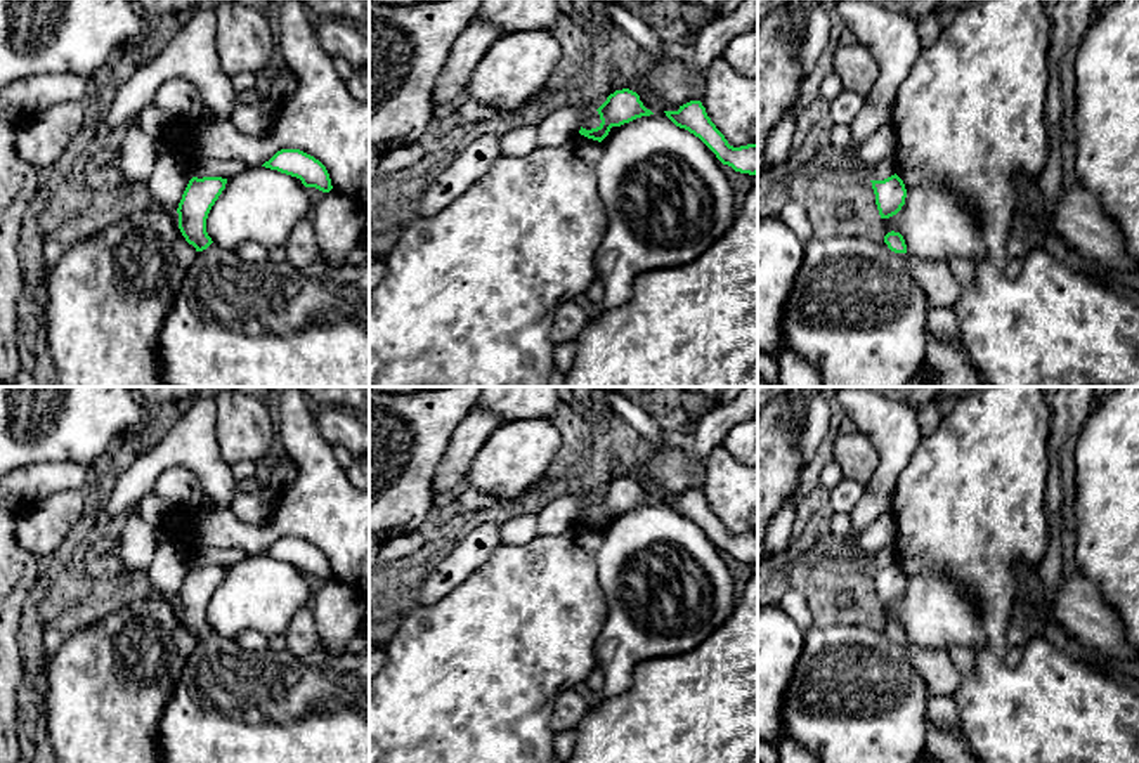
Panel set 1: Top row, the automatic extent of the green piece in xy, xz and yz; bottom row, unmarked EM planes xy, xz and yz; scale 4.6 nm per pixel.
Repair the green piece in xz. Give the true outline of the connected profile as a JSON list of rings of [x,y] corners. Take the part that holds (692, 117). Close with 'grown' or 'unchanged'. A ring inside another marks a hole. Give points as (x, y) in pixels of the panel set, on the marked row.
[[[690,101],[680,106],[678,111],[664,113],[676,127],[685,128],[699,137],[723,165],[728,165],[740,173],[758,173],[758,144],[740,147],[730,146],[725,135],[707,116],[700,101]]]; unchanged

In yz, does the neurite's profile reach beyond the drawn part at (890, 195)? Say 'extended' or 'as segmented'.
as segmented

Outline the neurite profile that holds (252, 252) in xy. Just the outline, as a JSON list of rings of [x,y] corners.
[[[246,241],[246,243],[238,246],[236,253],[243,260],[255,264],[255,262],[265,262],[267,260],[269,248],[265,248],[260,243],[255,243],[255,241]]]

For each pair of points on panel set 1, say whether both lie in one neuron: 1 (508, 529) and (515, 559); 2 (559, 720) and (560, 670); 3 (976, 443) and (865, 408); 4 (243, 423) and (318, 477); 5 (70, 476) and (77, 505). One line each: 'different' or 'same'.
1: different
2: different
3: different
4: different
5: different

